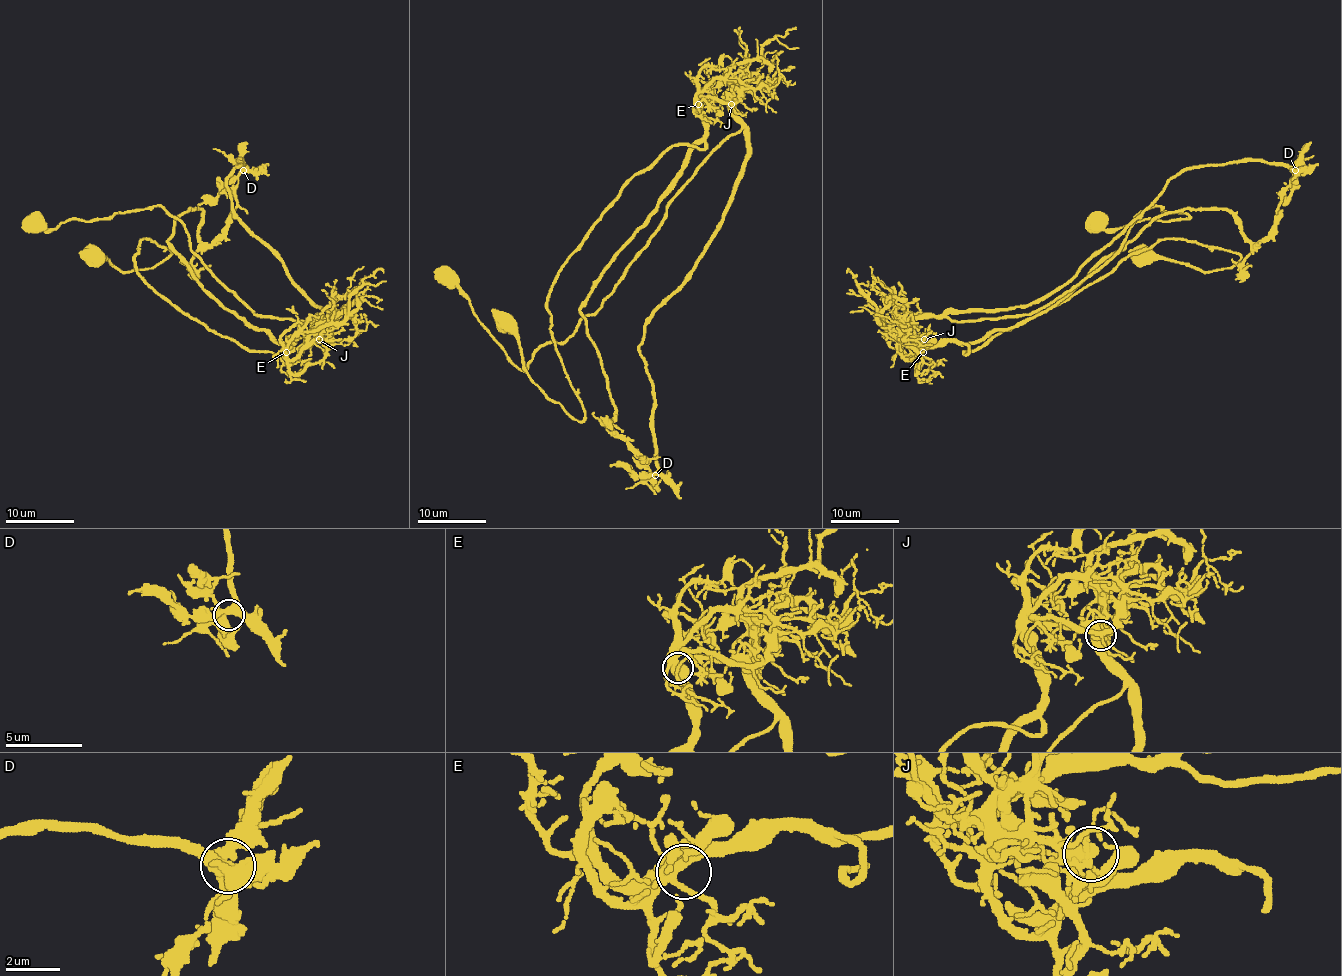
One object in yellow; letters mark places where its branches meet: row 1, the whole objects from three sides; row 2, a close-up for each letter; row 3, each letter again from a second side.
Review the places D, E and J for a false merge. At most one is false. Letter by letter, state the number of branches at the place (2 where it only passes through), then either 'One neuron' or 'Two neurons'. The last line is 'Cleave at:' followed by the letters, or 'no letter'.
D: Branches: 5. One neuron
E: Branches: 4. One neuron
J: Branches: 5. Two neurons
Cleave at: J

